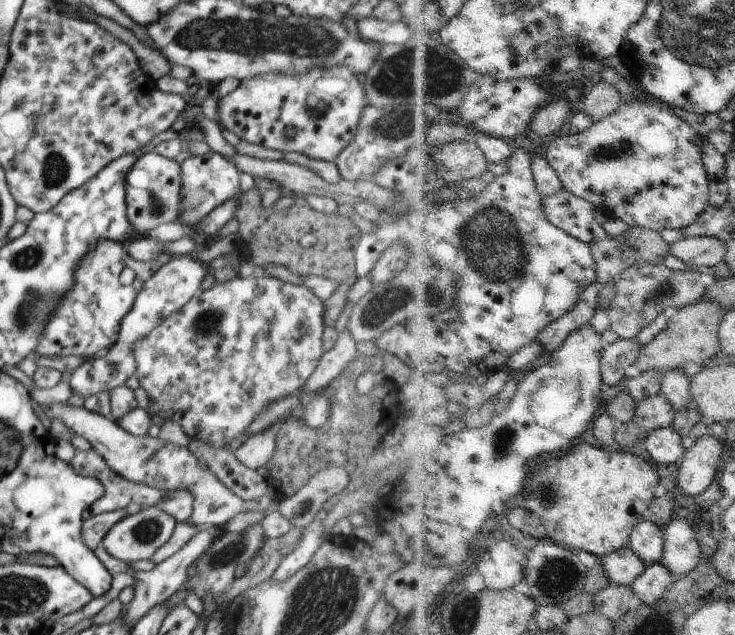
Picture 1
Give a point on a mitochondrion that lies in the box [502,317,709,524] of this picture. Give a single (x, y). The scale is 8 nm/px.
(556, 496)

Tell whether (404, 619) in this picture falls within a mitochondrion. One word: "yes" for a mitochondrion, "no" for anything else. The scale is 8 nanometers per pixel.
no

